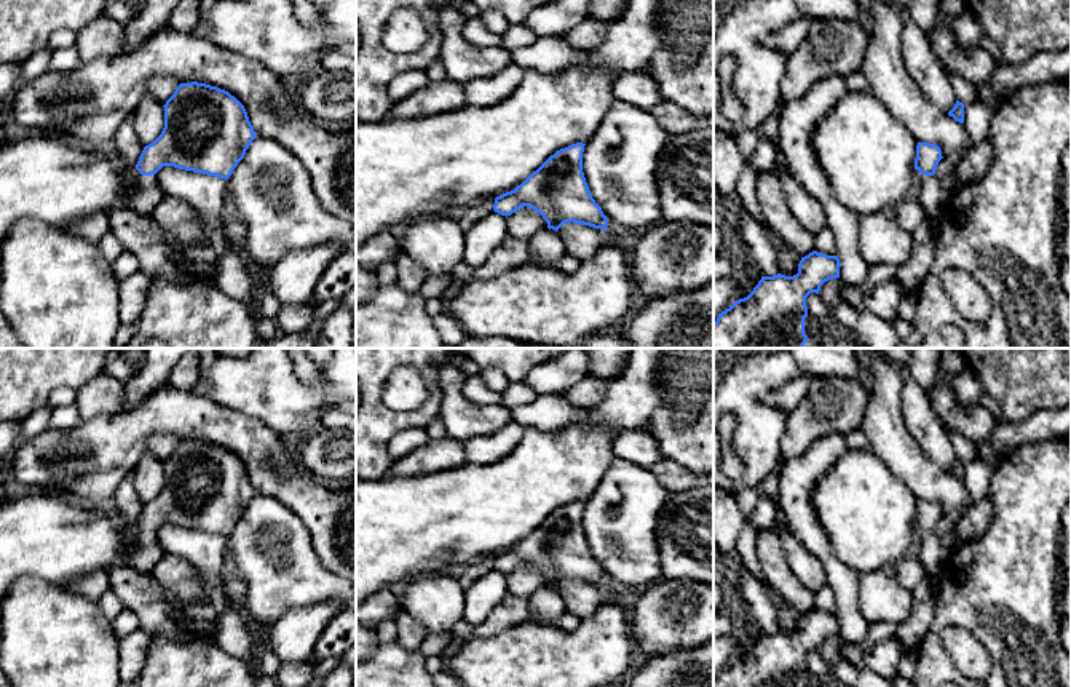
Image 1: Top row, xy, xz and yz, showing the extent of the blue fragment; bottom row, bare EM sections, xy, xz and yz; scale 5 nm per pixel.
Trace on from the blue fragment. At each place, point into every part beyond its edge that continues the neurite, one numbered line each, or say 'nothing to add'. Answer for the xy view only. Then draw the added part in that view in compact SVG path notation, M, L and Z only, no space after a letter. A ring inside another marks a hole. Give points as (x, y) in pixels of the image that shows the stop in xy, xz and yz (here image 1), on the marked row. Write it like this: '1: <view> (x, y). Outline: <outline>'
1: xy (146, 194). Outline: M136 168L131 174L131 193L123 206L134 209L142 216L148 216L155 206L164 198L158 185L156 174L142 176Z

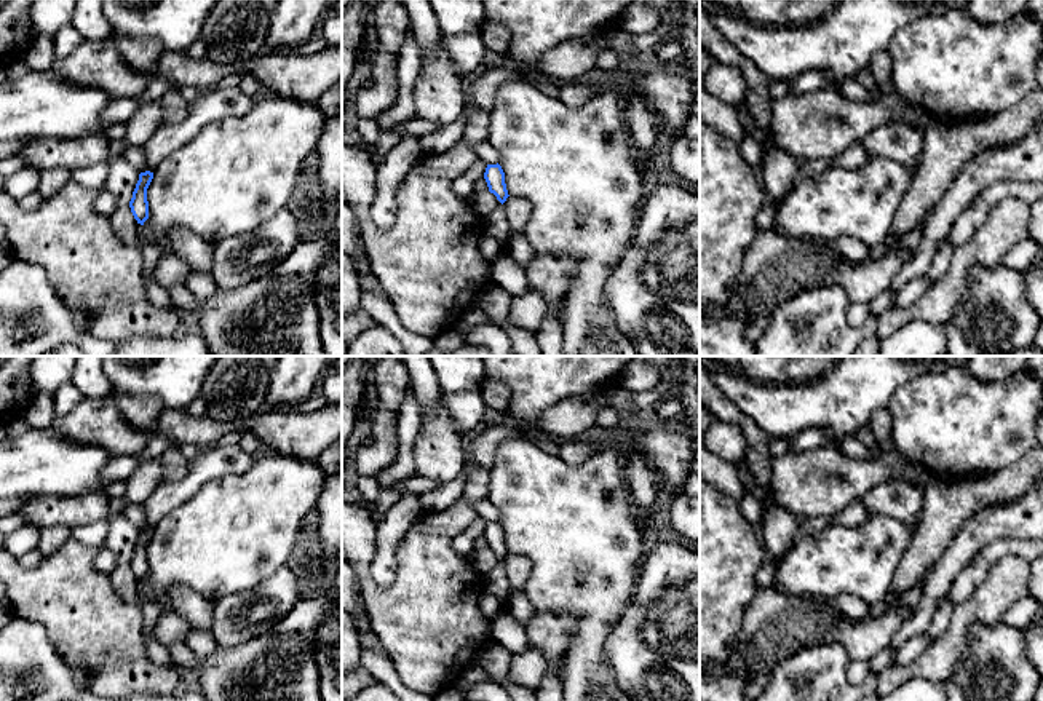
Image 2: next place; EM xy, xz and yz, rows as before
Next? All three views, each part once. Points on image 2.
nothing to add

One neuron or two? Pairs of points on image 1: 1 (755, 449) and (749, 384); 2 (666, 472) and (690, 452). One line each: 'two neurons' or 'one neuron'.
1: one neuron
2: two neurons

